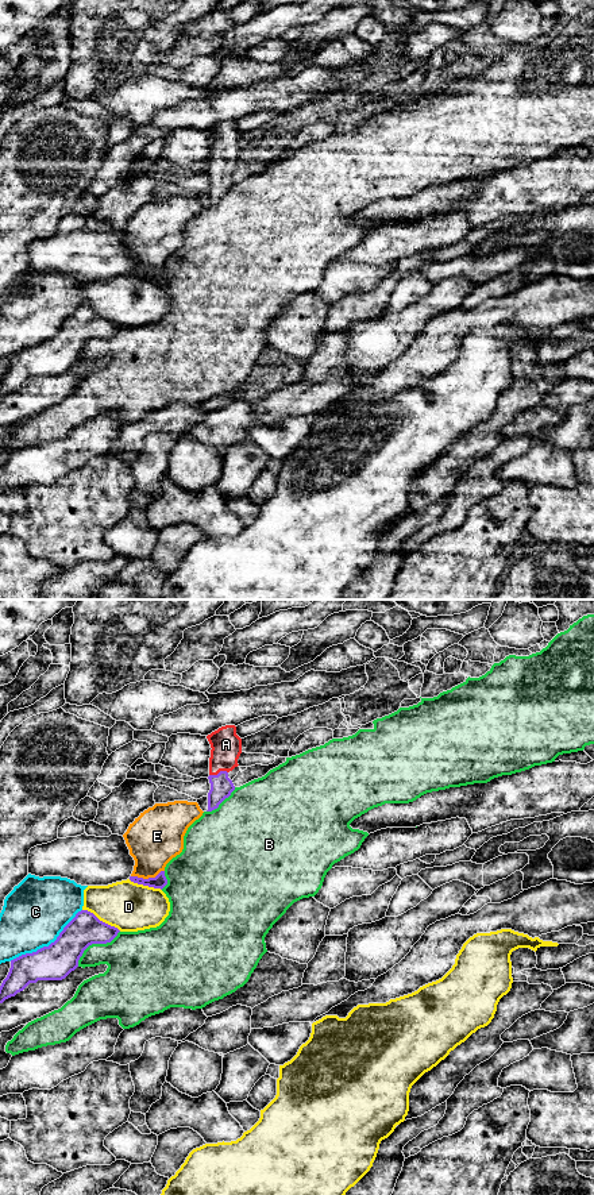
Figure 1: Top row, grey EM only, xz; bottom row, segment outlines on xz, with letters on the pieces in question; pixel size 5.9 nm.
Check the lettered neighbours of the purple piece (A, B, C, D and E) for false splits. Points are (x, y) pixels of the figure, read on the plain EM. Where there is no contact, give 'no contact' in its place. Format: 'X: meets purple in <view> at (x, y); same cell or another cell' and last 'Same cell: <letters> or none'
A: meets purple in xz at (219, 168); same cell
B: meets purple in xz at (95, 338); another cell
C: meets purple in xz at (49, 340); another cell
D: meets purple in xz at (101, 316); another cell
E: meets purple in xz at (149, 273); another cell
Same cell: A

